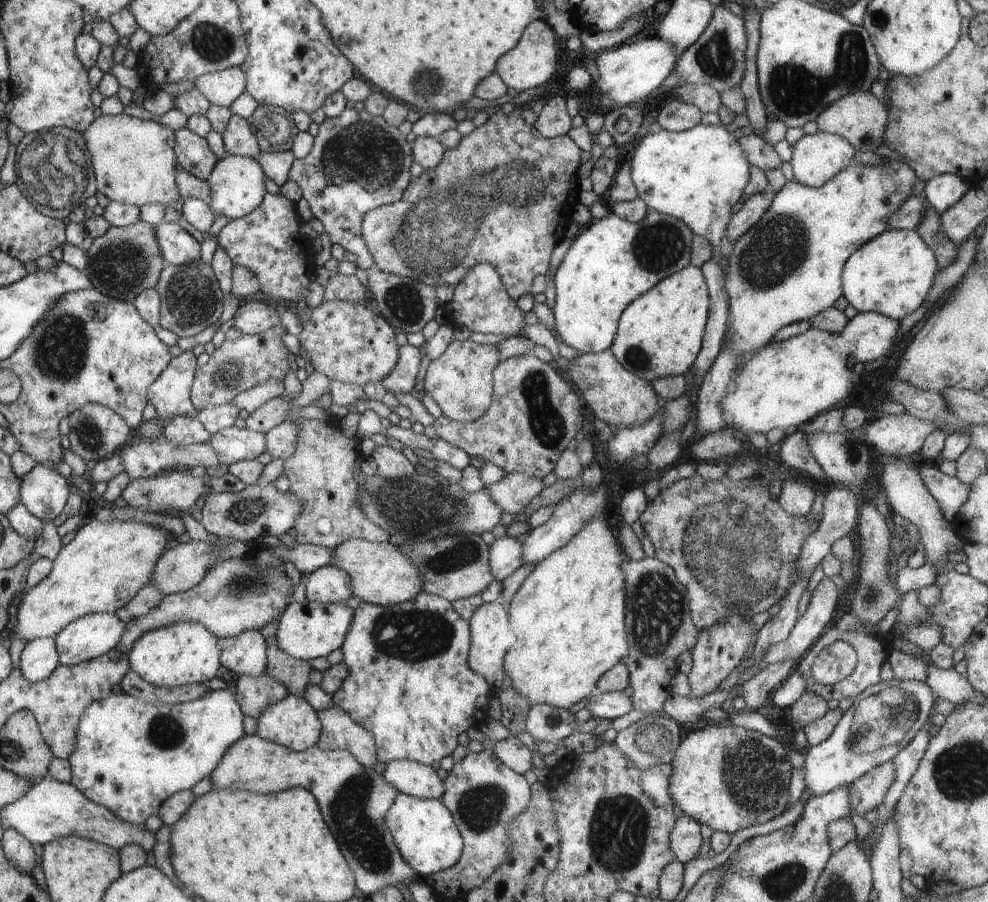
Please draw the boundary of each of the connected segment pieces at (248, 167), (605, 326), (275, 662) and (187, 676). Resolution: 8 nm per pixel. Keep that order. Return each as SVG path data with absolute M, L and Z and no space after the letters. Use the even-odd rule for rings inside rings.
M221 155L207 180L213 196L209 207L231 220L248 215L263 203L264 195L268 193L267 180L263 165L257 157Z
M648 211L641 221L632 222L611 212L578 234L563 261L556 270L554 286L555 328L561 340L581 353L601 353L614 342L619 318L624 309L639 296L651 290L655 284L691 264L691 250L695 234L683 220L658 212Z
M275 636L267 641L267 675L287 687L290 695L303 698L310 672L314 669L308 661L295 659L277 647Z
M180 621L167 627L155 628L154 631L145 632L127 654L130 670L159 687L204 684L212 680L220 670L219 639L203 624L192 621Z

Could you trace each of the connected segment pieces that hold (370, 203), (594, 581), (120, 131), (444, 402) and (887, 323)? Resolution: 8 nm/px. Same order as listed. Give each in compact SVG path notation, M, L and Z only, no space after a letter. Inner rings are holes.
M344 109L337 117L326 117L319 124L319 131L313 138L313 147L308 156L294 159L287 180L292 180L303 189L302 196L308 202L315 218L324 224L325 231L330 234L331 244L340 245L345 251L354 254L354 266L370 269L374 262L369 248L362 235L363 216L372 209L395 203L403 198L410 186L410 166L412 146L408 144L406 135L398 127L388 124L382 116L372 116L366 111Z
M595 517L568 544L541 560L514 594L508 612L516 640L505 656L505 670L511 688L523 696L529 706L569 709L594 693L599 679L629 653L625 624L625 575L620 570L624 560L626 556L620 552L614 532L608 528L606 520Z
M102 115L83 132L83 137L90 152L92 168L96 177L97 190L105 194L110 201L129 205L170 205L180 200L178 189L179 159L175 152L175 131L170 127L150 120L137 119L125 115Z
M470 339L452 341L442 356L432 360L422 393L431 396L442 412L452 420L474 422L491 406L494 398L494 372L503 358L494 345L475 343Z
M876 311L857 313L840 334L810 327L802 334L783 341L772 340L747 357L734 376L733 387L722 399L722 408L727 427L732 428L742 439L752 433L767 434L772 428L781 428L787 433L797 430L814 416L828 411L854 392L852 367L858 362L874 362L895 350L900 332L900 321Z

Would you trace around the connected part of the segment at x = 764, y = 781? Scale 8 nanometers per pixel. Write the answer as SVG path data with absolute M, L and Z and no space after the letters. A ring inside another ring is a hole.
M728 722L708 723L703 728L693 727L692 729L686 730L684 737L680 741L679 747L674 753L671 767L674 769L670 782L670 793L673 802L682 810L684 815L691 816L701 825L706 824L706 826L710 826L713 831L733 834L738 832L738 830L744 830L744 828L748 828L749 826L764 824L764 822L772 820L772 818L778 816L778 814L782 814L782 810L784 810L784 806L786 806L786 802L788 802L788 782L790 782L792 764L790 760L786 760L786 750L784 750L784 746L782 746L774 737L762 736L762 734L758 734L756 731L750 731Z

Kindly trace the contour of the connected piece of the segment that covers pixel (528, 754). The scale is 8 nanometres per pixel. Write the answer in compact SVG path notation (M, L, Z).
M512 734L497 742L494 746L494 752L508 768L521 775L526 774L533 767L532 752L517 736Z

